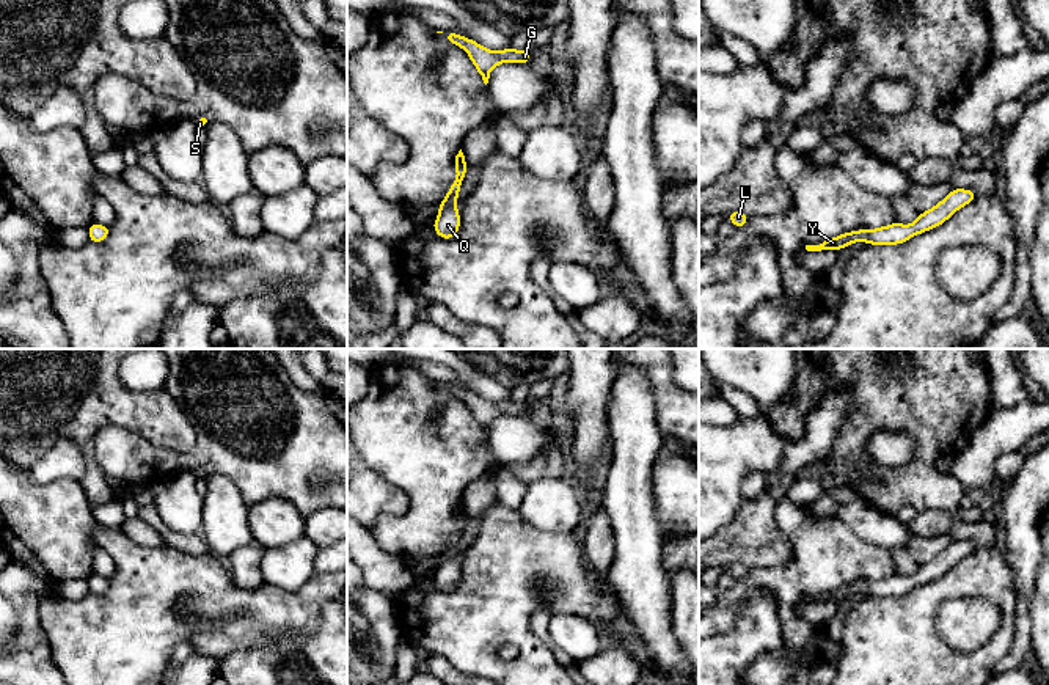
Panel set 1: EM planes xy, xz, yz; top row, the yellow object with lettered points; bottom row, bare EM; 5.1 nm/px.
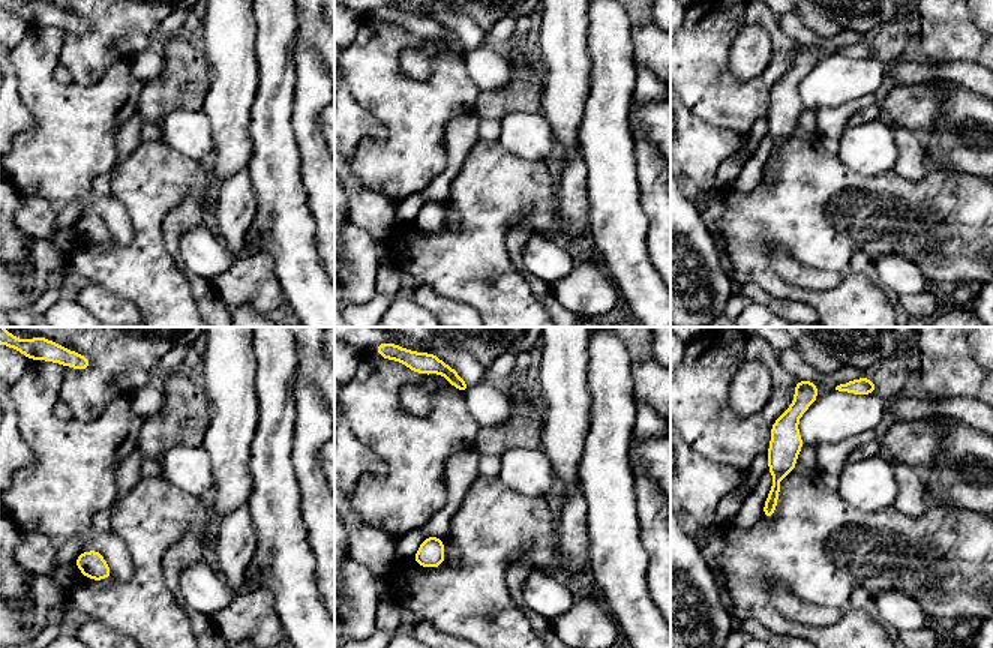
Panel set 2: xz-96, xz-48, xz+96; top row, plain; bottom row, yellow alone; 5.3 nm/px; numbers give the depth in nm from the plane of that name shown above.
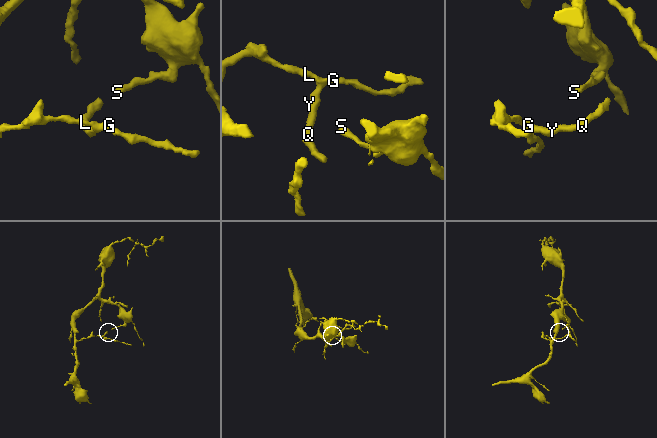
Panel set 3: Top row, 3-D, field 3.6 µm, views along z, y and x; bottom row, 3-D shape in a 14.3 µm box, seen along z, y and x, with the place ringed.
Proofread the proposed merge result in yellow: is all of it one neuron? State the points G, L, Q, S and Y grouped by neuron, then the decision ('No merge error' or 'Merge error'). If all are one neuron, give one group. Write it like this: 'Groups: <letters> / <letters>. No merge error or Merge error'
Groups: G L Q S Y. No merge error

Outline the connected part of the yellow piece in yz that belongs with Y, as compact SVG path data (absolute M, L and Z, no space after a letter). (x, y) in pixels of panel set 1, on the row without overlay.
M952 540L950 545L927 564L920 564L911 577L890 575L875 581L856 581L829 589L818 597L806 597L807 603L839 602L854 594L867 594L868 597L900 597L917 586L931 583L947 573L955 564L967 558L978 548L977 544L967 540Z

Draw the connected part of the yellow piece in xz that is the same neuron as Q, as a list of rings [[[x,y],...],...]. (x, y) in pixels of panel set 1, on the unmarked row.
[[[462,504],[455,507],[455,533],[451,536],[446,548],[440,555],[438,567],[437,572],[433,573],[432,580],[437,584],[438,589],[441,591],[452,591],[459,581],[460,581],[460,562],[457,562],[457,550],[460,545],[462,534],[466,528],[468,523],[468,515],[466,511]]]

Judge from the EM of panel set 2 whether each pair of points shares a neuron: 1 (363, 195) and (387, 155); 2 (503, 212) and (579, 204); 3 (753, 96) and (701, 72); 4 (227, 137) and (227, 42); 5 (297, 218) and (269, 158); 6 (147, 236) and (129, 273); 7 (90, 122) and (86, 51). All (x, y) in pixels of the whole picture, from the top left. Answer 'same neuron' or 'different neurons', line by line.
1: different neurons
2: different neurons
3: same neuron
4: same neuron
5: same neuron
6: same neuron
7: different neurons

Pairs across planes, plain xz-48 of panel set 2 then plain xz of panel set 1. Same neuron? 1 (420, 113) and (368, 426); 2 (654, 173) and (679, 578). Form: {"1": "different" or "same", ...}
{"1": "same", "2": "same"}

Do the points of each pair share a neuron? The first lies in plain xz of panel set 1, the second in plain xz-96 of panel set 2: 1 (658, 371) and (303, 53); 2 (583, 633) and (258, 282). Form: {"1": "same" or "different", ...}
{"1": "different", "2": "different"}

